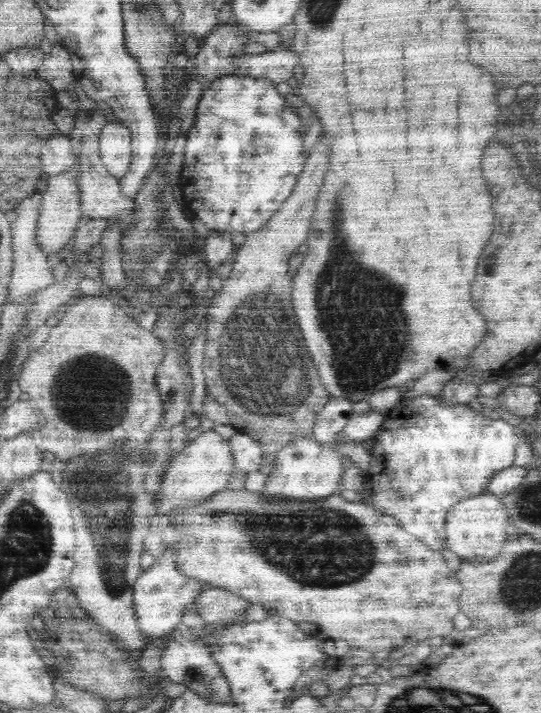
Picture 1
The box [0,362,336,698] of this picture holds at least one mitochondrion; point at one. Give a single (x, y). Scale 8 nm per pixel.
(110, 524)

